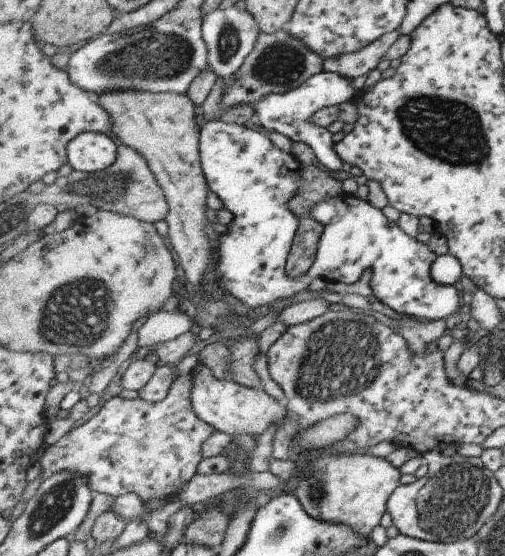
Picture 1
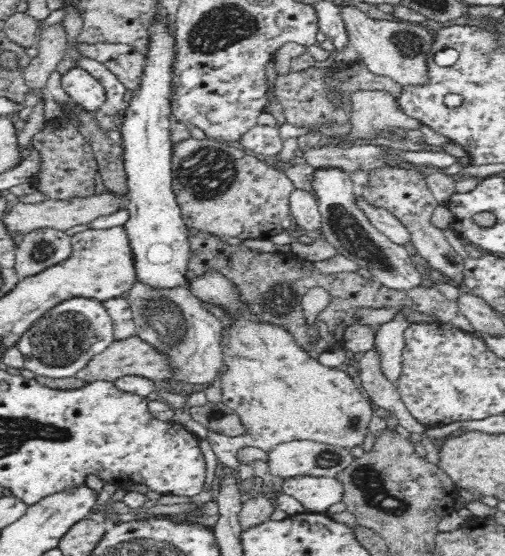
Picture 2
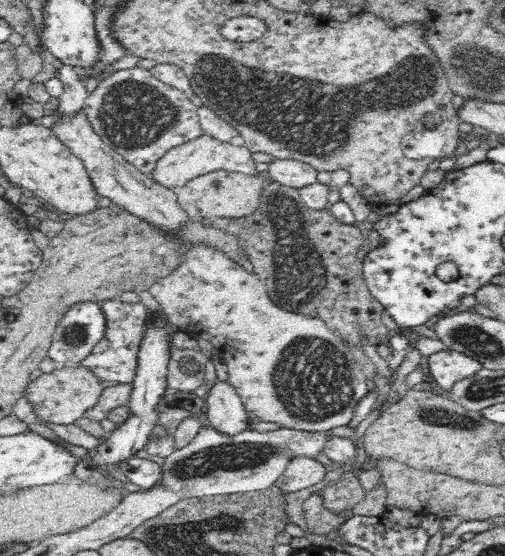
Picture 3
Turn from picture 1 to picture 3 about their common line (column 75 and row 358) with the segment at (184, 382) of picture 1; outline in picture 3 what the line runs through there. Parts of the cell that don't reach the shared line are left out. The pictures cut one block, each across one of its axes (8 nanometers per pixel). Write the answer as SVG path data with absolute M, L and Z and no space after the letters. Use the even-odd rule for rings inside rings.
M452 349L431 354L427 363L429 374L446 392L452 388L454 382L468 378L482 369L482 364L476 359Z

